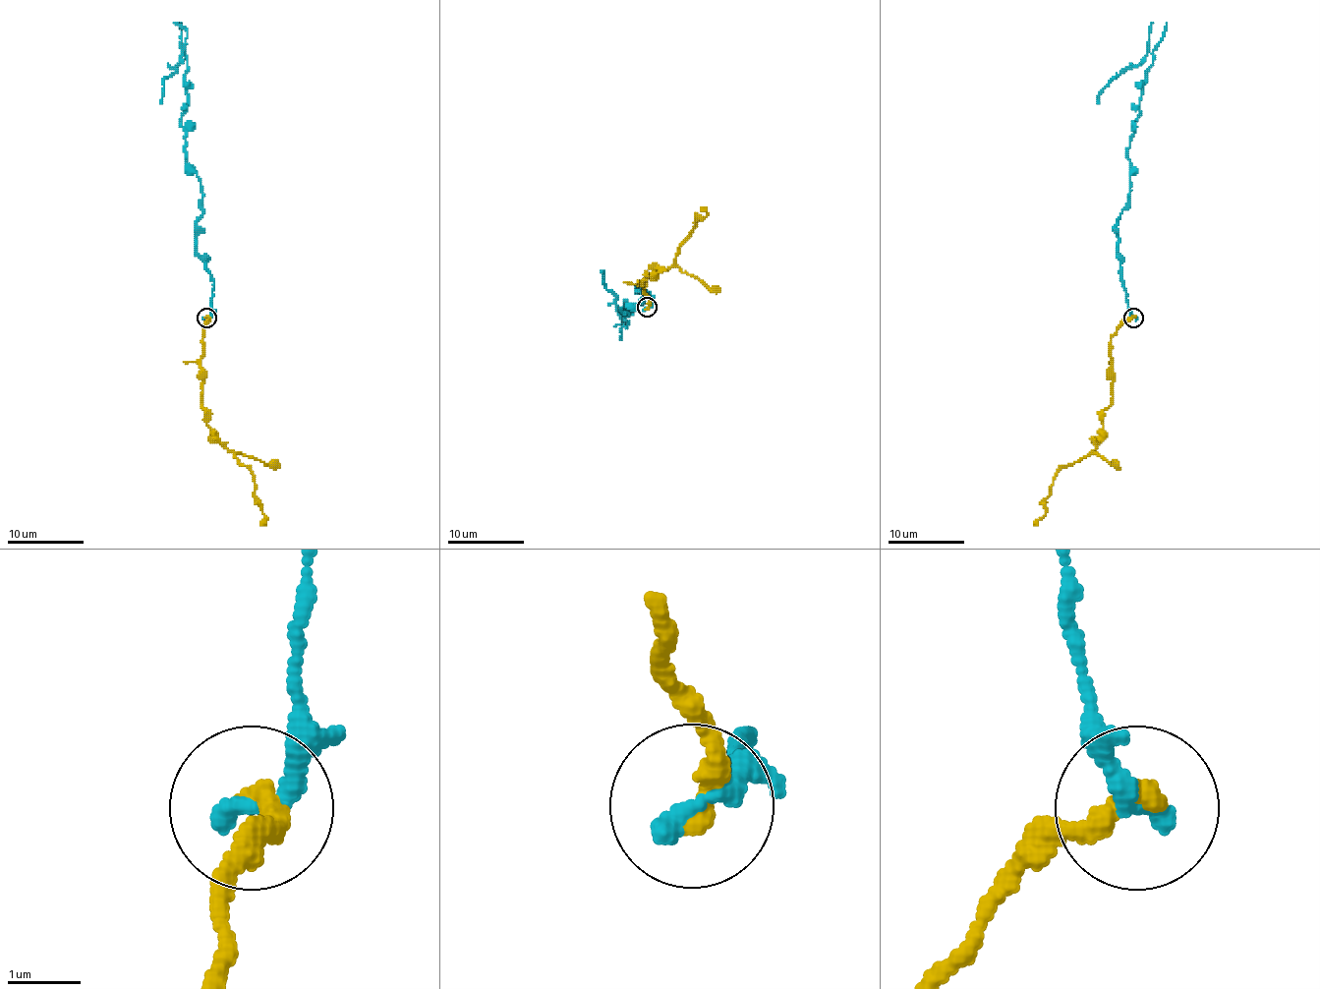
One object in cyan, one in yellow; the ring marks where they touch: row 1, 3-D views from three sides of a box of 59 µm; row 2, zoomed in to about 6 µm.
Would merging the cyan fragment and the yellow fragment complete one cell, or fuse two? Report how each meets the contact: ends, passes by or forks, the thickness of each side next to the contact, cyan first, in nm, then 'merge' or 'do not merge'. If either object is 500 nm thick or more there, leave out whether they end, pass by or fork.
cyan ends; yellow ends; calibres 340 and 360 nm; merge

